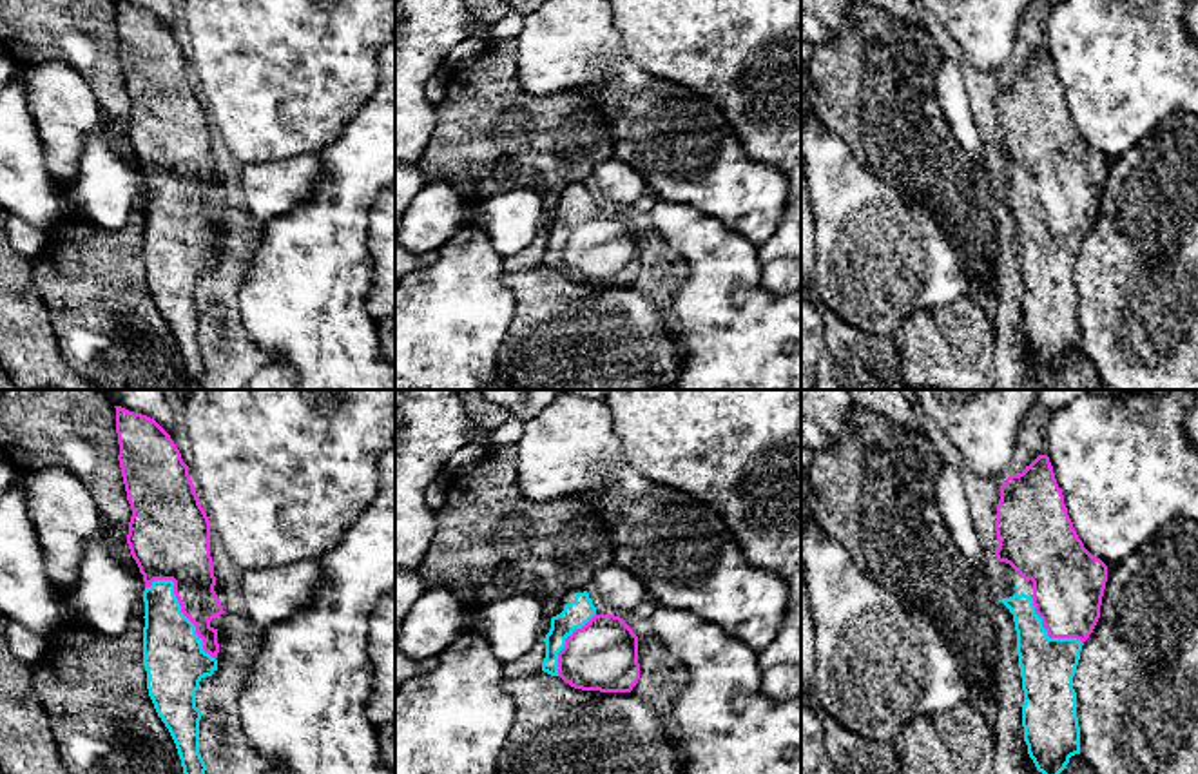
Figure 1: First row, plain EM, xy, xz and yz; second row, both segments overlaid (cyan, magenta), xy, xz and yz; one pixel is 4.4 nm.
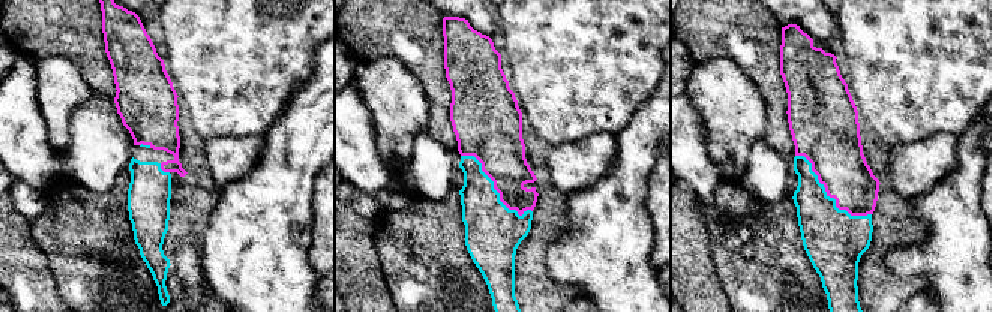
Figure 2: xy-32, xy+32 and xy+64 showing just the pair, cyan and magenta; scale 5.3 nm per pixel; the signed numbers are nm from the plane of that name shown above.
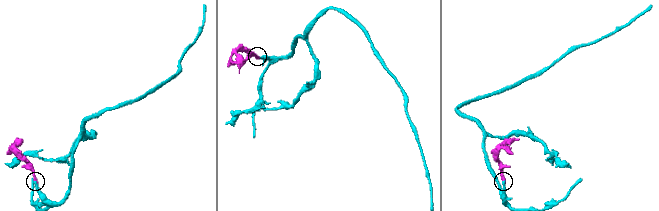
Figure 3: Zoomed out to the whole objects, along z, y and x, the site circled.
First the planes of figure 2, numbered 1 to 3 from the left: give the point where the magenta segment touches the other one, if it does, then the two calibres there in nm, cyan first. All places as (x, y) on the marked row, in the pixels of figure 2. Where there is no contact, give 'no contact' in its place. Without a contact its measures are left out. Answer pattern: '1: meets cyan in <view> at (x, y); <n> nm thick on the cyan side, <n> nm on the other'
1: meets cyan in xy-32 at (161, 170); 240 nm thick on the cyan side, 240 nm on the other
2: meets cyan in xy+32 at (492, 188); 300 nm thick on the cyan side, 280 nm on the other
3: meets cyan in xy+64 at (829, 197); 320 nm thick on the cyan side, 280 nm on the other

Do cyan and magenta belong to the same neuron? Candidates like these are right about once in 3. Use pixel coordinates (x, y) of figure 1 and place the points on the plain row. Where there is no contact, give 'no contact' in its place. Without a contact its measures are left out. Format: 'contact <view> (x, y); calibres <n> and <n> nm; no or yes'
contact xy (180, 202); calibres 280 and 260 nm; yes

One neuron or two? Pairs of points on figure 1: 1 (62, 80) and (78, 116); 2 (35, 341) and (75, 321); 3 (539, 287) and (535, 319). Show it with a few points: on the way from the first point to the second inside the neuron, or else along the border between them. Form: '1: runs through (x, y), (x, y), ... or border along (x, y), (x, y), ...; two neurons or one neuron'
1: runs through (62, 89), (62, 100), (69, 107); one neuron
2: border along (38, 292), (58, 350), (73, 370); two neurons
3: runs through (539, 294), (539, 312); one neuron

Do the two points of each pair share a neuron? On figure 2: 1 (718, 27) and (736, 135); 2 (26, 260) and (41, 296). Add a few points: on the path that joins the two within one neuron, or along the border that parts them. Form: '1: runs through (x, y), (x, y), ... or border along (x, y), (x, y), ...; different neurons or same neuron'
1: border along (695, 62), (728, 57), (751, 78); different neurons
2: runs through (26, 269), (26, 276), (32, 287); same neuron

